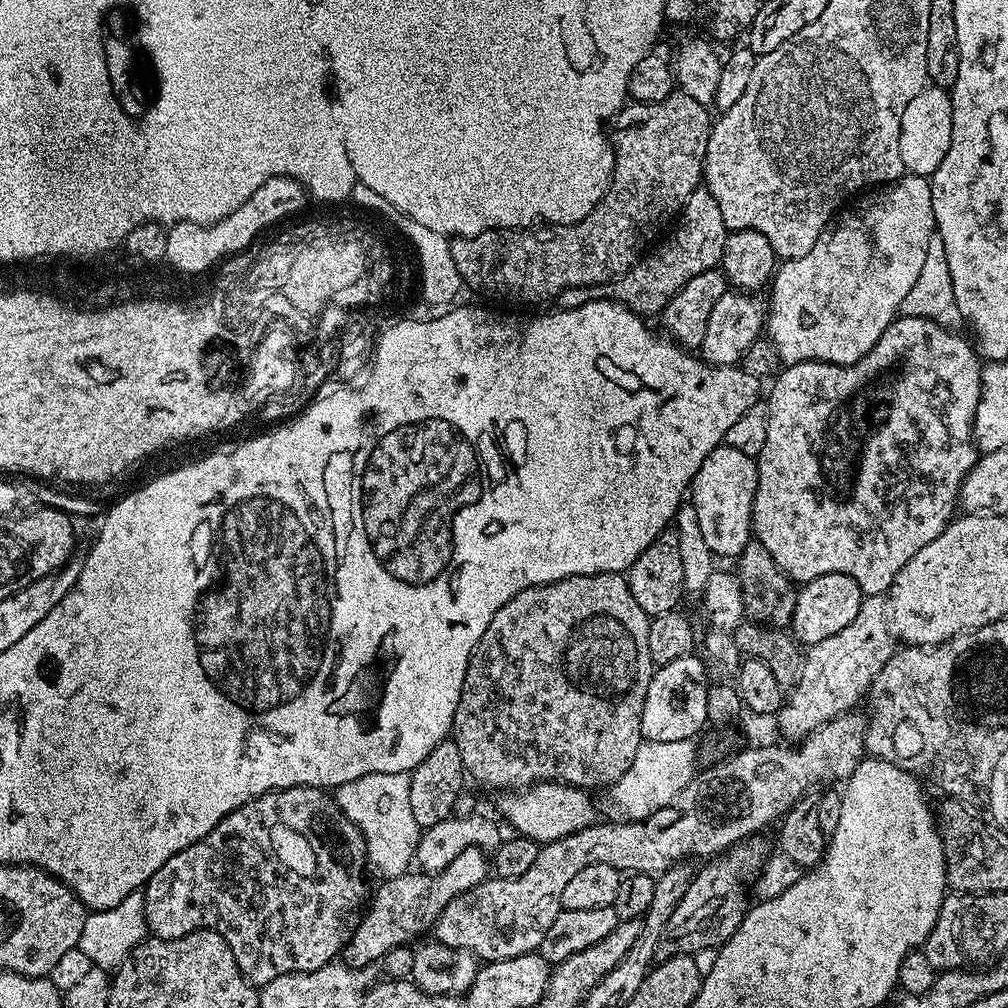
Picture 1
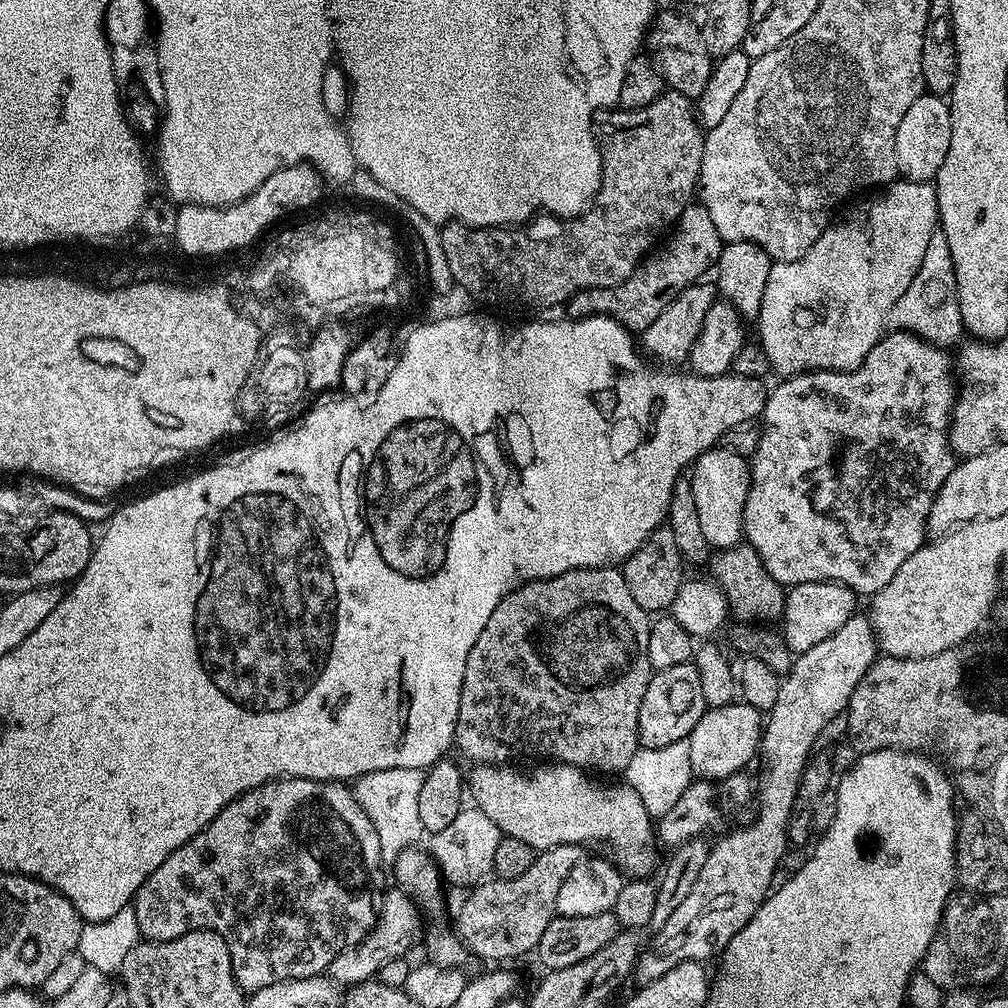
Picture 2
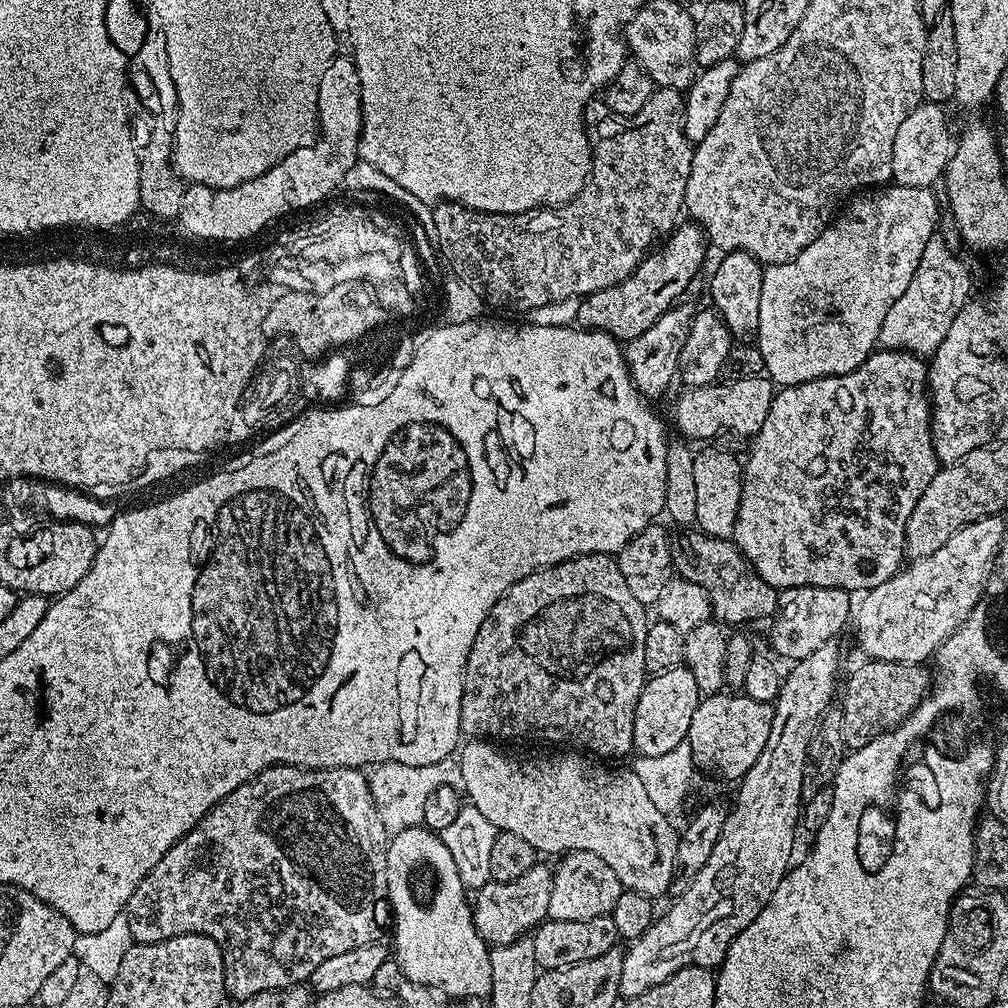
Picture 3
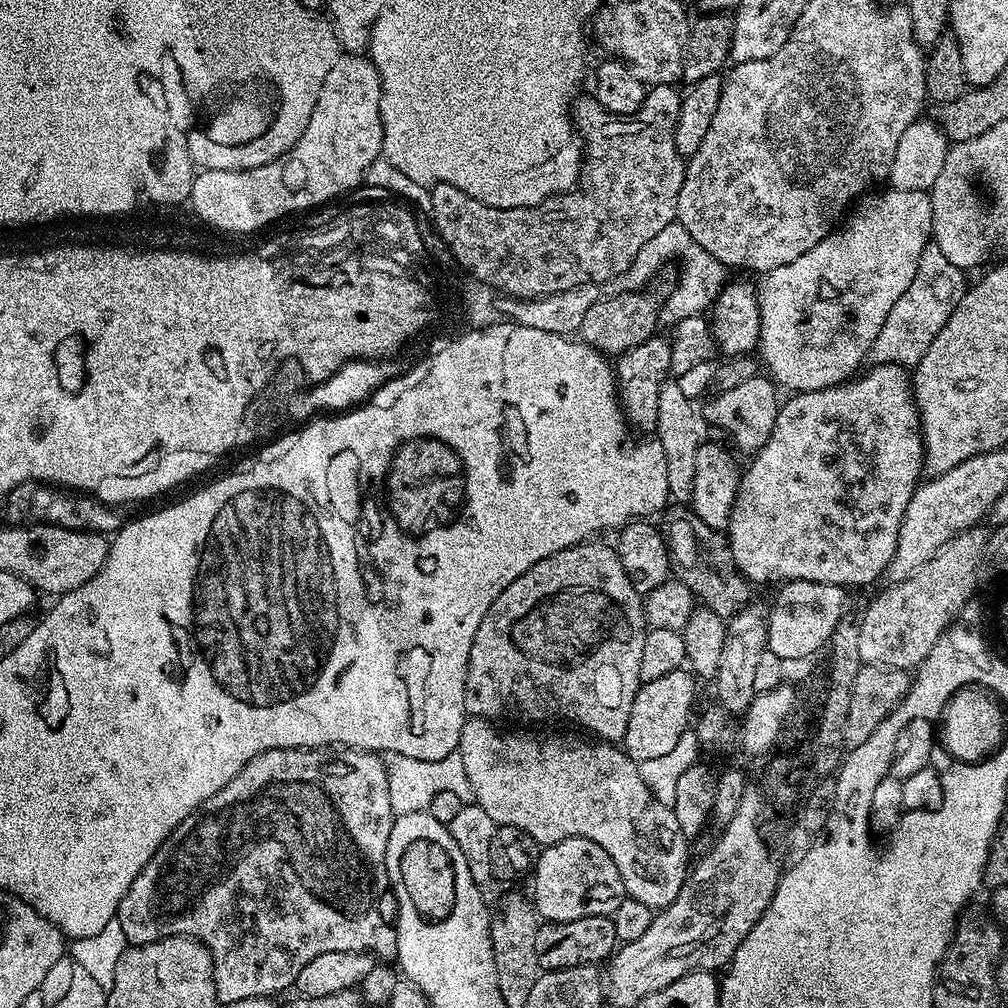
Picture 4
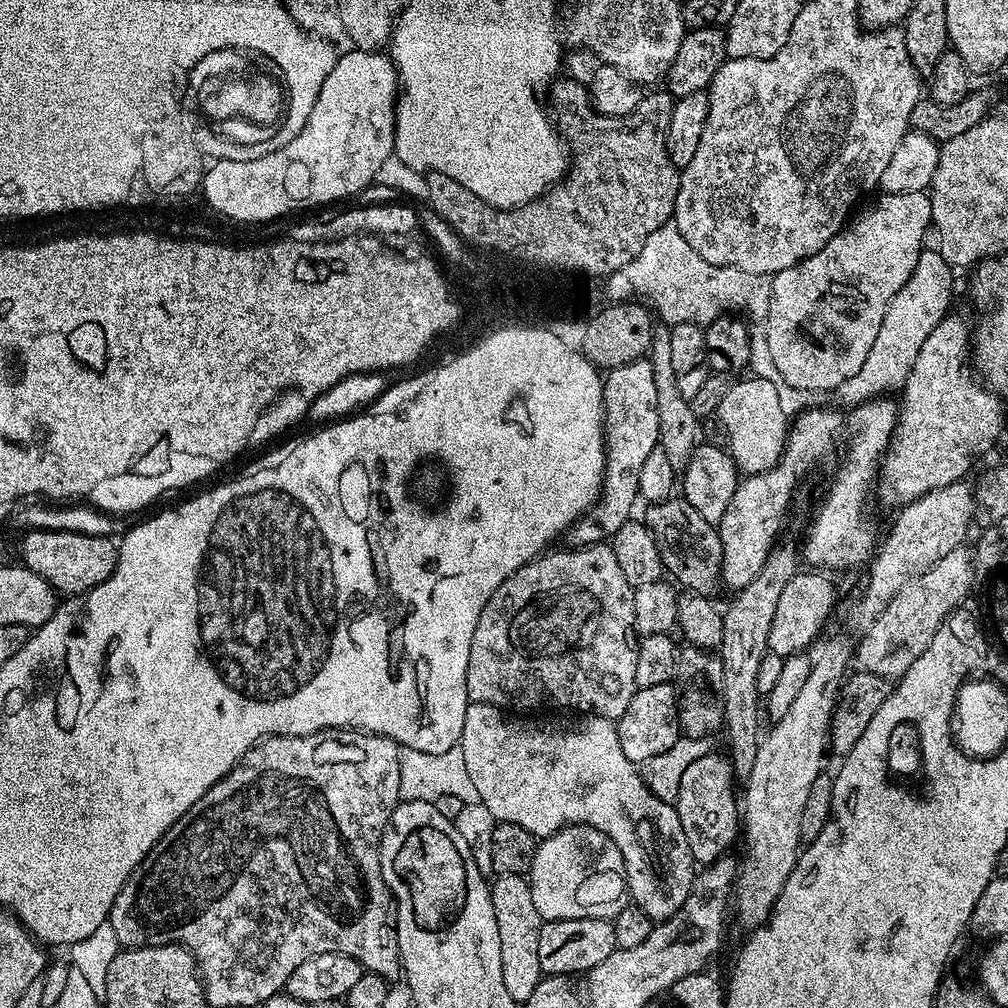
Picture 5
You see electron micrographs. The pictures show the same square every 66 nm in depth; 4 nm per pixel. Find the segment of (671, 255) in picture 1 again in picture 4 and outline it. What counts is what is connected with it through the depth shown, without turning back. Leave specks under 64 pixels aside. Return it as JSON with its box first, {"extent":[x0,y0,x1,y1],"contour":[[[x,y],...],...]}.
{"extent":[579,291,662,358],"contour":[[[652,291],[623,292],[617,296],[605,296],[604,299],[594,302],[594,306],[590,306],[590,310],[586,310],[586,315],[583,316],[580,323],[579,343],[588,344],[596,352],[603,352],[609,358],[618,358],[626,350],[634,350],[634,346],[642,346],[642,342],[646,342],[658,332],[656,324],[658,325],[660,320],[662,296],[661,293]]]}

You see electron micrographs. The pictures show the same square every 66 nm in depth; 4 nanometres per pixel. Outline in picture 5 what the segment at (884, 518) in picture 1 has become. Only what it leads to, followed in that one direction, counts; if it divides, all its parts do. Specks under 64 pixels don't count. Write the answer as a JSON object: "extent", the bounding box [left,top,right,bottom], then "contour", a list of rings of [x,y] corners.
{"extent":[718,398,898,590],"contour":[[[875,398],[865,401],[864,404],[854,404],[850,408],[841,408],[839,406],[827,406],[828,408],[812,408],[809,412],[804,412],[800,417],[791,421],[788,429],[788,439],[784,441],[784,452],[780,455],[780,461],[774,467],[769,468],[767,472],[756,472],[748,474],[737,483],[734,490],[734,498],[730,498],[730,506],[726,506],[726,514],[722,514],[718,531],[720,533],[720,541],[722,542],[722,566],[720,567],[720,579],[725,589],[732,588],[731,590],[739,590],[750,586],[750,582],[754,582],[754,578],[758,574],[758,570],[762,570],[762,566],[766,566],[766,558],[770,554],[770,550],[776,543],[780,532],[780,527],[784,524],[784,519],[788,516],[788,507],[792,504],[792,495],[796,492],[796,483],[807,474],[811,468],[816,467],[818,464],[826,464],[833,459],[836,460],[836,469],[832,472],[832,481],[828,484],[828,493],[824,496],[824,501],[820,504],[820,509],[816,512],[816,517],[812,520],[812,525],[808,528],[808,537],[805,538],[804,544],[802,540],[802,560],[805,565],[811,566],[816,570],[829,570],[828,568],[840,568],[839,570],[849,569],[863,569],[865,565],[871,561],[872,557],[878,551],[878,535],[876,536],[876,520],[872,517],[872,508],[868,505],[868,499],[873,499],[874,485],[878,480],[878,465],[884,458],[885,452],[888,451],[888,443],[892,441],[892,431],[896,428],[896,418],[898,415],[898,404],[895,399],[886,400],[890,398]]]}

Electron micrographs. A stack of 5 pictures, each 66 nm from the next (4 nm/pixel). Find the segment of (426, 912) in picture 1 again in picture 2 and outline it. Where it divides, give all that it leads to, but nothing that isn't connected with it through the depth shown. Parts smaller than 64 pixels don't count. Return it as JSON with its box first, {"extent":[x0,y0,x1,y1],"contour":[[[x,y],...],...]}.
{"extent":[327,891,420,986],"contour":[[[395,891],[386,893],[384,900],[382,896],[379,901],[376,925],[372,927],[367,938],[361,944],[355,944],[346,950],[342,950],[342,954],[338,954],[338,958],[334,958],[334,962],[330,962],[327,975],[337,985],[351,986],[379,977],[382,966],[386,966],[386,962],[409,955],[407,953],[408,947],[411,946],[412,939],[415,938],[416,931],[420,928],[420,920],[416,917],[418,908],[407,892]]]}

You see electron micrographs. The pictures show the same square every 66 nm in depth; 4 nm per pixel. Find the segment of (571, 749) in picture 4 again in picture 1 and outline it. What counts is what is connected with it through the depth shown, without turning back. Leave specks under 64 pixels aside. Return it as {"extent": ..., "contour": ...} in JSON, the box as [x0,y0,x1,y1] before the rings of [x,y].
{"extent":[500,782,597,842],"contour":[[[545,782],[543,784],[533,784],[527,790],[512,790],[500,800],[500,812],[504,815],[503,819],[510,826],[514,826],[517,833],[521,836],[529,836],[537,842],[547,842],[557,840],[571,832],[577,832],[583,828],[589,828],[597,819],[596,808],[592,805],[592,800],[587,791],[582,788],[575,788],[572,784],[563,782]]]}

